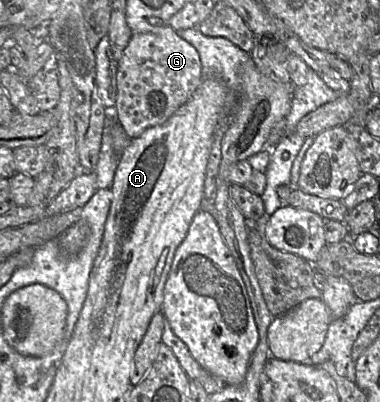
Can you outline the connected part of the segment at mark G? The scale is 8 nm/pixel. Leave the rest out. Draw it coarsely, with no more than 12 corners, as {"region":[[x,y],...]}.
{"region":[[170,25],[133,34],[116,120],[132,139],[165,123],[203,80]]}

